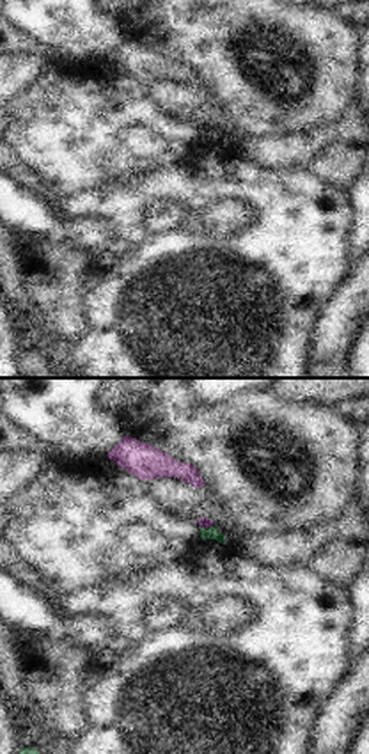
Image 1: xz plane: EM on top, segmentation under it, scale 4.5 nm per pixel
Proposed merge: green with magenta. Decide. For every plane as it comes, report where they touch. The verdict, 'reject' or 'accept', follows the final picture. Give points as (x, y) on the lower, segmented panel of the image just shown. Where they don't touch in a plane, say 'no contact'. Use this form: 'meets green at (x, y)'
meets green at (208, 527)

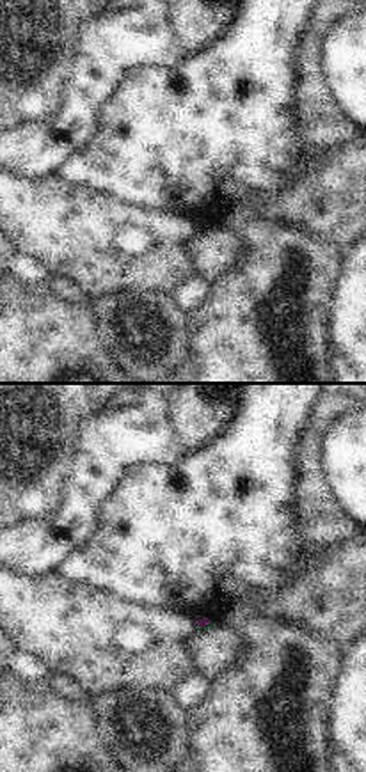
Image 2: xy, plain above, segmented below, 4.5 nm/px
meets green at (205, 627)

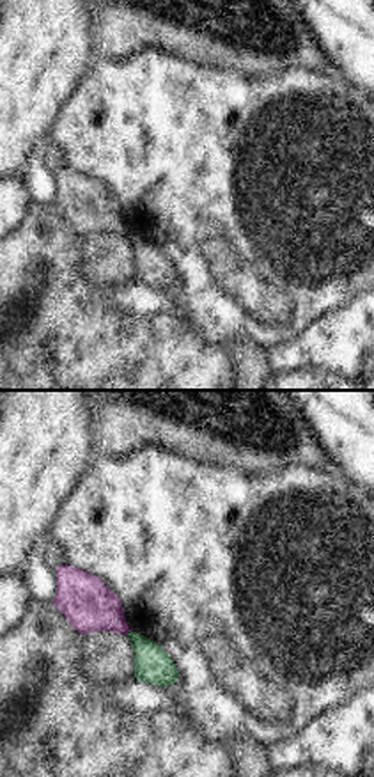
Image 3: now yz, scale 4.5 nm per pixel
no contact

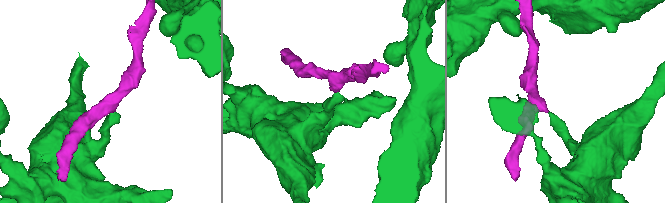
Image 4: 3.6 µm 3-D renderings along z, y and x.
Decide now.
reject

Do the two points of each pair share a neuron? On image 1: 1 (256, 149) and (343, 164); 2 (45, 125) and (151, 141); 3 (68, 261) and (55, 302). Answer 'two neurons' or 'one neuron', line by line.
1: one neuron
2: one neuron
3: one neuron

